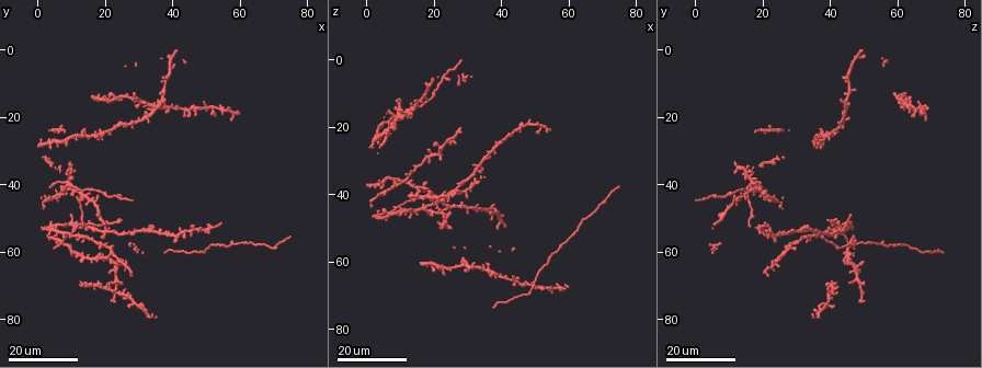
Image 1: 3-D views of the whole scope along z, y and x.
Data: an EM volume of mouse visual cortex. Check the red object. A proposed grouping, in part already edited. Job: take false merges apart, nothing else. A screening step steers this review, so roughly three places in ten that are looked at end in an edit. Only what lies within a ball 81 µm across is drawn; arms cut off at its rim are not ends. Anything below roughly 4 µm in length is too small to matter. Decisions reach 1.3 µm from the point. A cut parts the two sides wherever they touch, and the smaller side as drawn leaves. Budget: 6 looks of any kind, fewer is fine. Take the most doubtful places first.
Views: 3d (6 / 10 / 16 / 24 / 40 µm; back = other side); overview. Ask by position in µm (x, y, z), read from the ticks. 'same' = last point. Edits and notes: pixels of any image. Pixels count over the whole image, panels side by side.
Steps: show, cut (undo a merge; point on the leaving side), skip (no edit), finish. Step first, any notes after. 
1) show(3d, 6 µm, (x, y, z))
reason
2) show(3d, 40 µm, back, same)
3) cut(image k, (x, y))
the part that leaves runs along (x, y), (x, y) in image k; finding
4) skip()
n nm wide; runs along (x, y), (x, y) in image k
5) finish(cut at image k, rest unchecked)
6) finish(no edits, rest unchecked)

show(3d, 16 µm, (19.5, 57.5, 29.0))
four arms meet

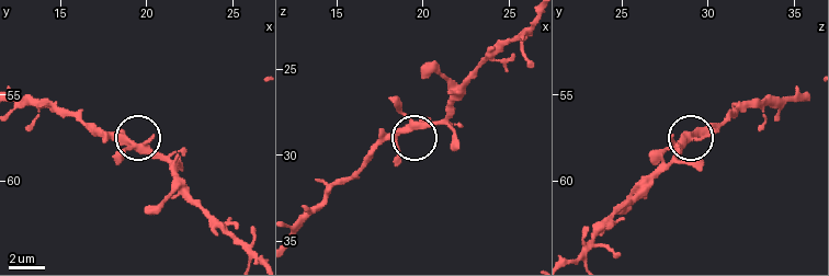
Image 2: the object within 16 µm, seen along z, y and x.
show(3d, 6 µm, (19.4, 57.9, 28.4))
closer look

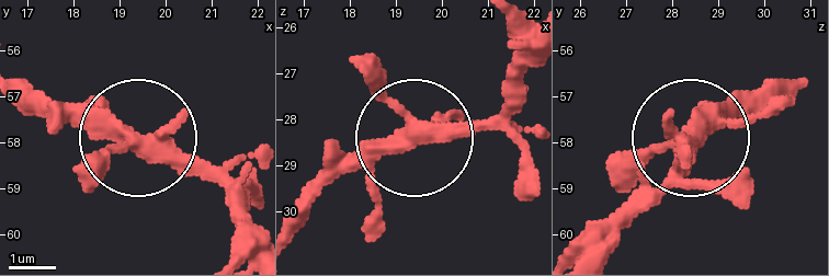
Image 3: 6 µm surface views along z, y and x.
skip()
all the same neuron

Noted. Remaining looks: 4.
show(3d, 16 µm, (23.5, 68.5, 47.5))
four-way junction

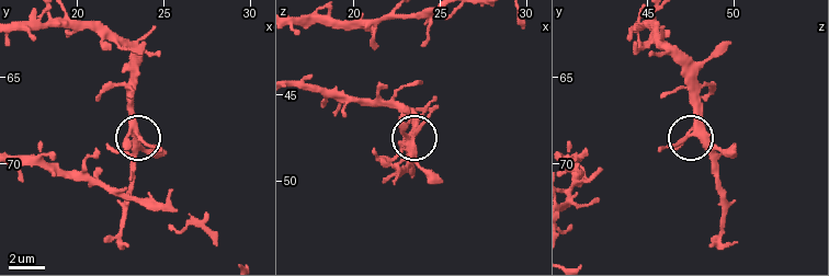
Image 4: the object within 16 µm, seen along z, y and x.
show(3d, 6 µm, (23.1, 68.1, 47.5))
zoom in

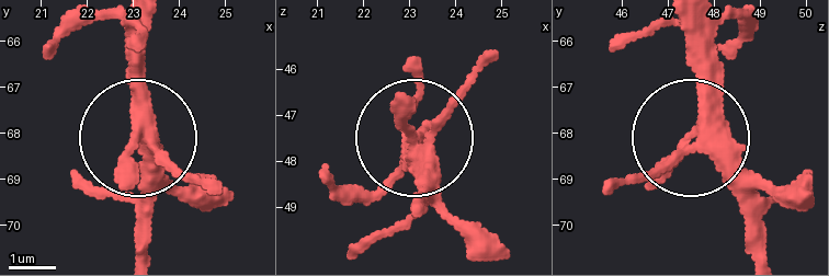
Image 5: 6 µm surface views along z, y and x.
skip()
runs along (682, 25), (702, 72), (702, 154), (757, 233) in image 5; all the same neuron

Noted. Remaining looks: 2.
show(3d, 24 µm, (12.5, 42.0, 15.5))

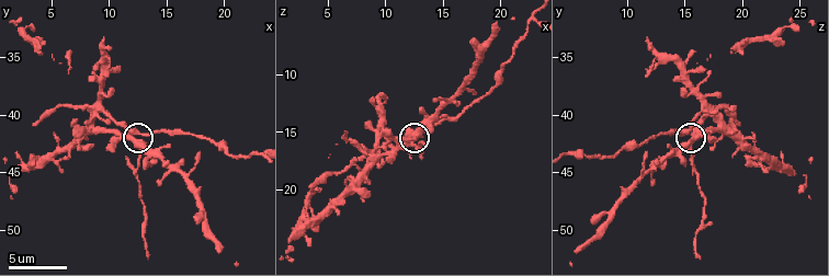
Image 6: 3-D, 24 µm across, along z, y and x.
show(3d, 6 µm, (12.4, 42.2, 15.4))
closer look

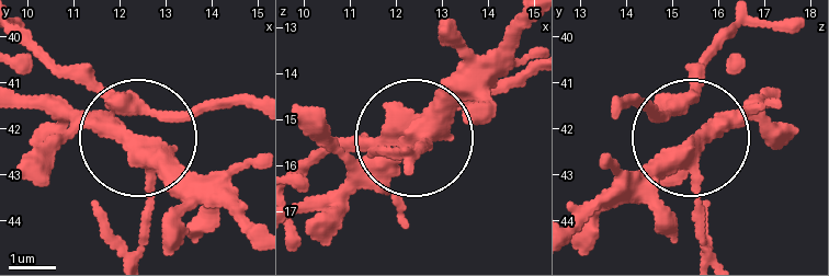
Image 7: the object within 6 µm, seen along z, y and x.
cut(image 7, (100, 219))
side arm 18 µm; the part that leaves runs along (145, 173), (136, 251) in image 7; two neurons meet here

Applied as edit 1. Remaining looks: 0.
finish(cut at image 7, rest unchecked)

